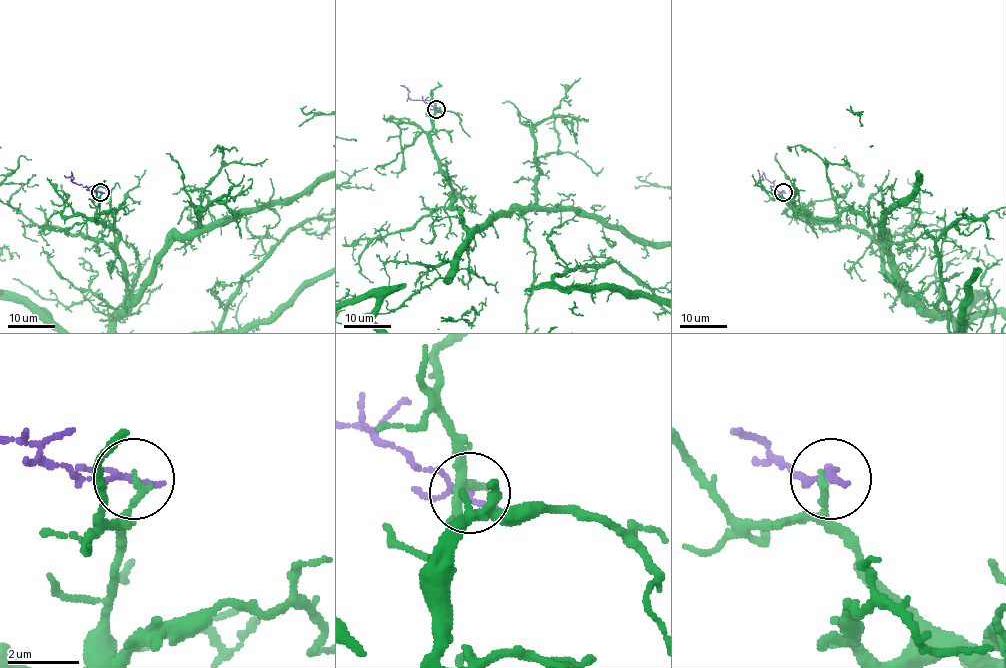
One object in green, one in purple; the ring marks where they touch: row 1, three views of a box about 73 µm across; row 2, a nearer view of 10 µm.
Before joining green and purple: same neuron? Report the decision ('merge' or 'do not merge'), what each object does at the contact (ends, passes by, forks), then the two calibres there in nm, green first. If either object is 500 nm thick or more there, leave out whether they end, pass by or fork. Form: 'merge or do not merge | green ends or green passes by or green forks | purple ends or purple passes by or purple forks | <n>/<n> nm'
do not merge | green ends | purple passes by | 200/150 nm

